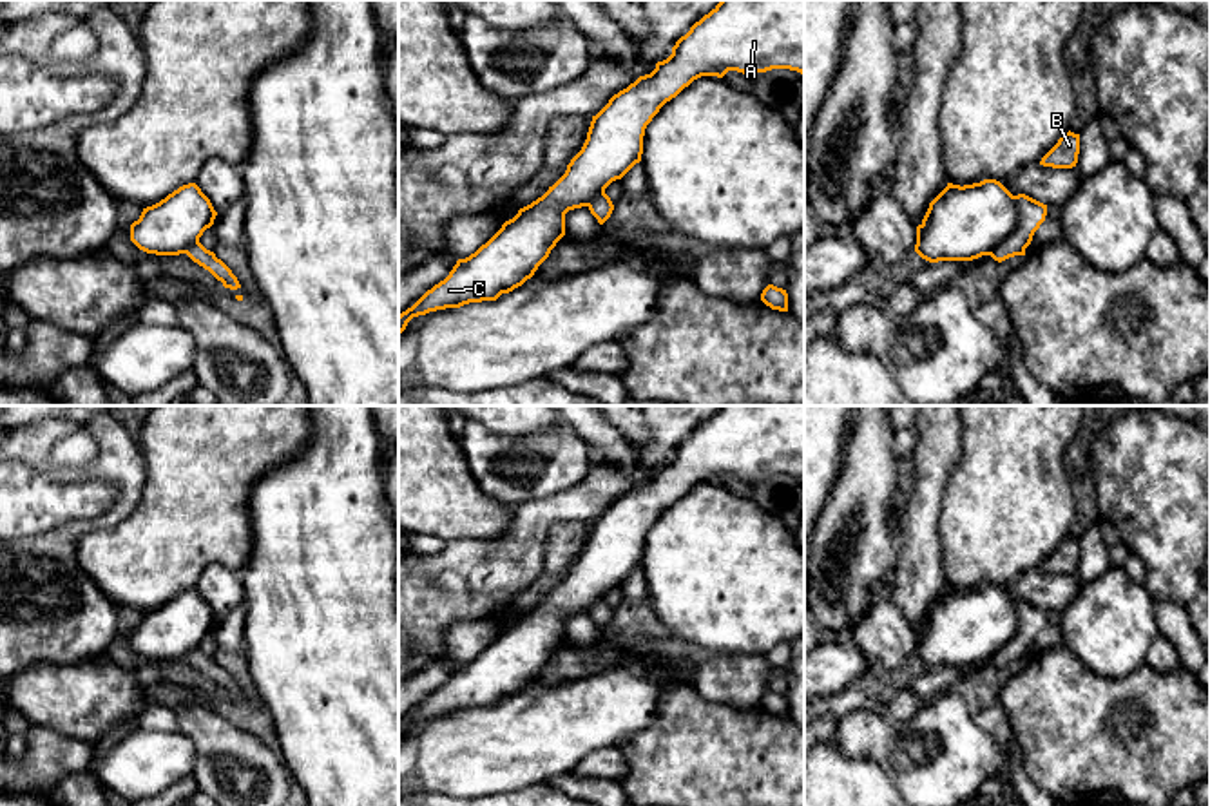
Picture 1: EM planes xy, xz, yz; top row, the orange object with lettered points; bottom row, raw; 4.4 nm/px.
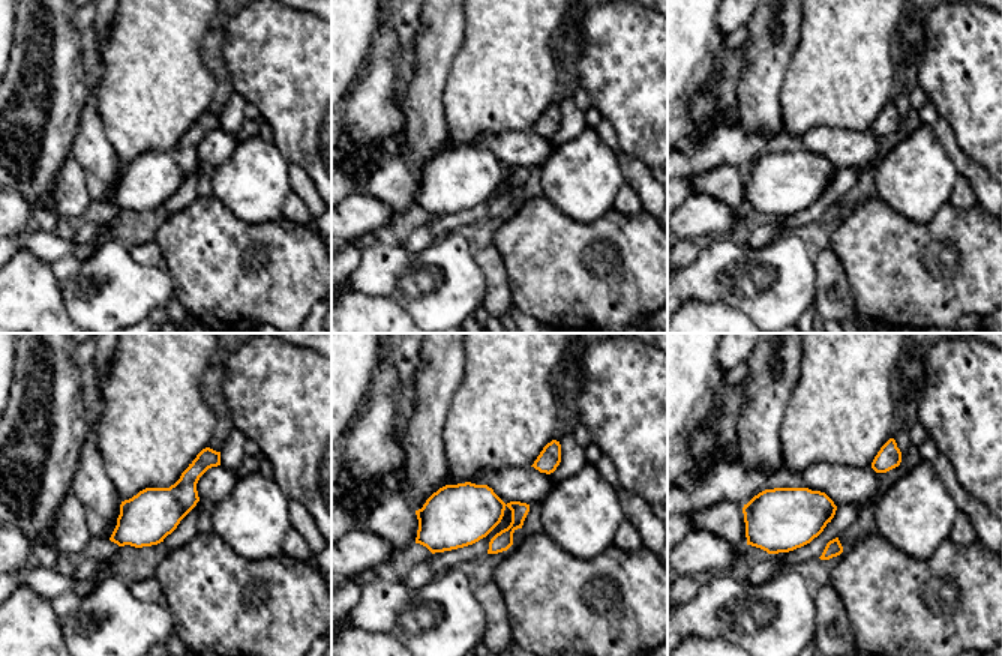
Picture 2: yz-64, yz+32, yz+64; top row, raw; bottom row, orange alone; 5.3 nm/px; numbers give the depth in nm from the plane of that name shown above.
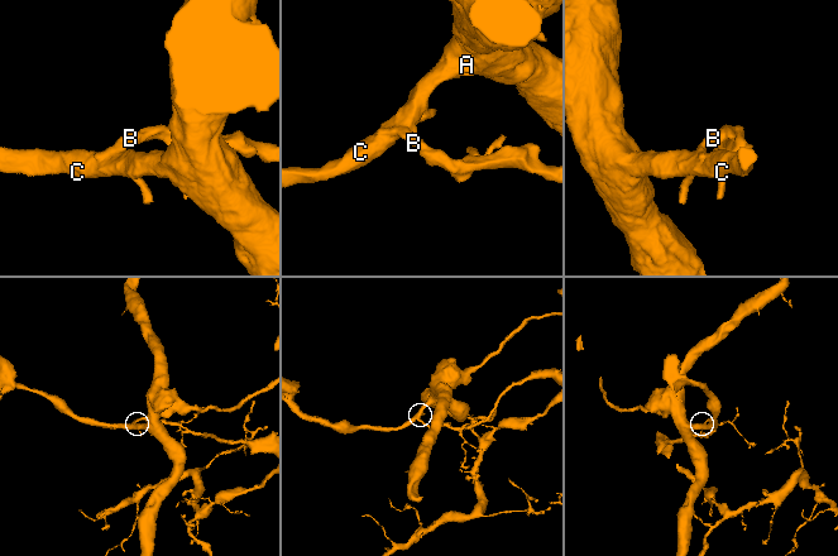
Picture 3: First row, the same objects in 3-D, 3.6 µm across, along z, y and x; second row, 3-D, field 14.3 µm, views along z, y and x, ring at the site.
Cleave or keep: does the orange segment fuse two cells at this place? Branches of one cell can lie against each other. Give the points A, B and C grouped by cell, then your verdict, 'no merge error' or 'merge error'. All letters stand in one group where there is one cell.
A C / B | merge error

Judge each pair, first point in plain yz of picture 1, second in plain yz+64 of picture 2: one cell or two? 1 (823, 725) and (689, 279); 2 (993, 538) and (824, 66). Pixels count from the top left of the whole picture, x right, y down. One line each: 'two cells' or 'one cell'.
1: two cells
2: one cell

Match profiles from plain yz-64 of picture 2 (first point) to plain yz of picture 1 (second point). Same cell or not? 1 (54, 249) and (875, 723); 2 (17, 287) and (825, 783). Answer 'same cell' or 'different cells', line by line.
1: different cells
2: same cell

